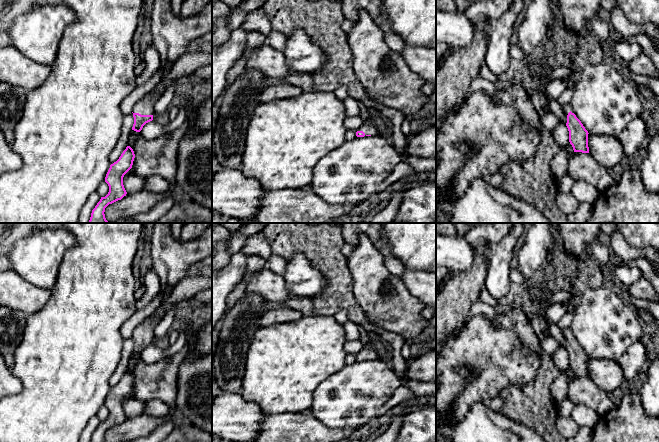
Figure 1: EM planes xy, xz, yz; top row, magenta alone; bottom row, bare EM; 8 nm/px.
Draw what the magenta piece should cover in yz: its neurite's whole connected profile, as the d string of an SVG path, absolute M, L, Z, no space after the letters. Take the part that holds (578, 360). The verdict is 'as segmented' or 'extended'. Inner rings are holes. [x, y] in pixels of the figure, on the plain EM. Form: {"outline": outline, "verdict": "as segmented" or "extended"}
{"outline": "M571 327L561 330L567 340L566 350L569 355L569 366L574 376L589 377L588 355L572 334Z", "verdict": "extended"}

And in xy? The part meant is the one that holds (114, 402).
{"outline": "M127 370L119 383L110 389L106 398L105 406L109 410L109 416L105 421L101 421L95 432L92 434L90 442L105 442L105 432L126 420L127 416L123 409L124 399L132 392L135 378L130 370Z", "verdict": "as segmented"}

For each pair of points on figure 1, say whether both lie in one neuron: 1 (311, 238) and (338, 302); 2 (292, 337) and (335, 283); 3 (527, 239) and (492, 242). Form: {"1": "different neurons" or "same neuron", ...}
{"1": "same neuron", "2": "different neurons", "3": "different neurons"}

